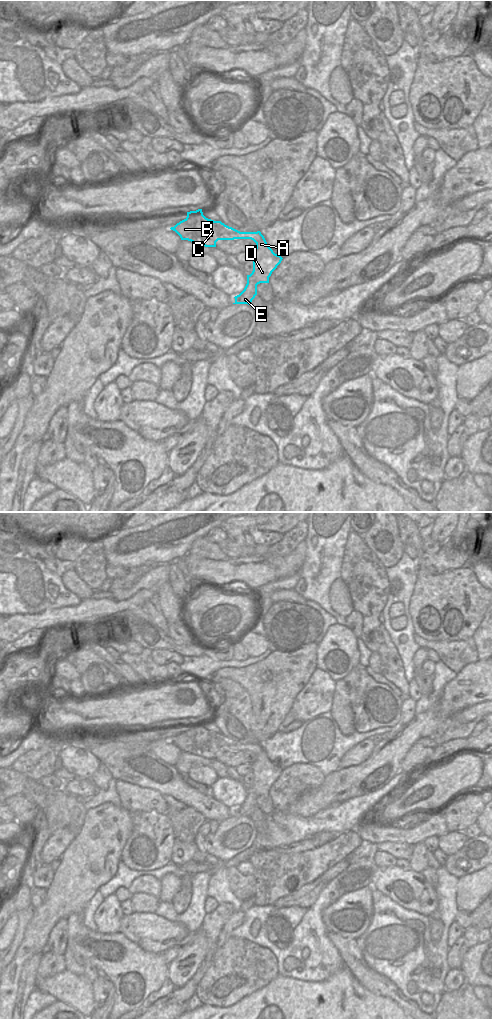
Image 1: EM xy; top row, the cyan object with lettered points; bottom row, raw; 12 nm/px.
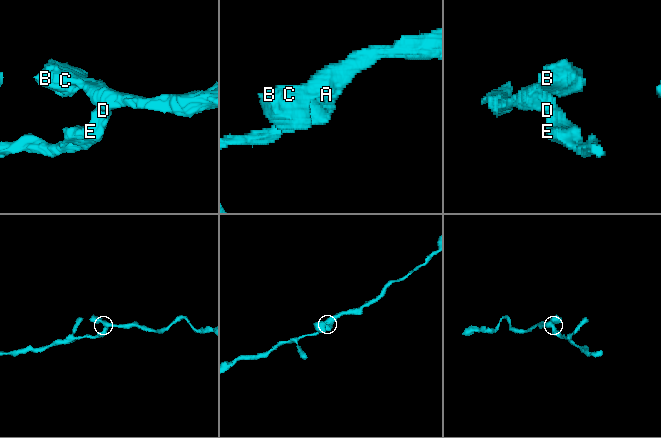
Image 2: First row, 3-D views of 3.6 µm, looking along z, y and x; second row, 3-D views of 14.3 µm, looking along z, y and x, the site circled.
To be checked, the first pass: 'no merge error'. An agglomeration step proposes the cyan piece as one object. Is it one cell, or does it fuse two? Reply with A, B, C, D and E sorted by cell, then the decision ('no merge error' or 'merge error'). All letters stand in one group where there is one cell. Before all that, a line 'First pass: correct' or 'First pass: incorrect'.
First pass: correct
A B C D E | no merge error

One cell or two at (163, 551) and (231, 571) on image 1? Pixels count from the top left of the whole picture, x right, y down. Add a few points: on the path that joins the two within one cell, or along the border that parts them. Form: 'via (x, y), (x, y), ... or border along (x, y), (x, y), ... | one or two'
border along (187, 552), (183, 558) | two

